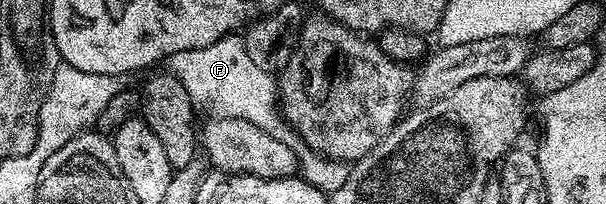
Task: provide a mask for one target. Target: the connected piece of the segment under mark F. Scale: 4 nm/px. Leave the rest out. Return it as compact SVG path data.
M231 34L212 46L172 54L168 58L168 68L182 83L184 90L188 90L195 105L211 104L223 116L244 118L246 122L252 122L252 126L260 126L264 134L280 138L280 142L289 148L294 148L300 140L282 115L277 79L273 75L270 77L263 65L248 58L246 42L241 35Z

